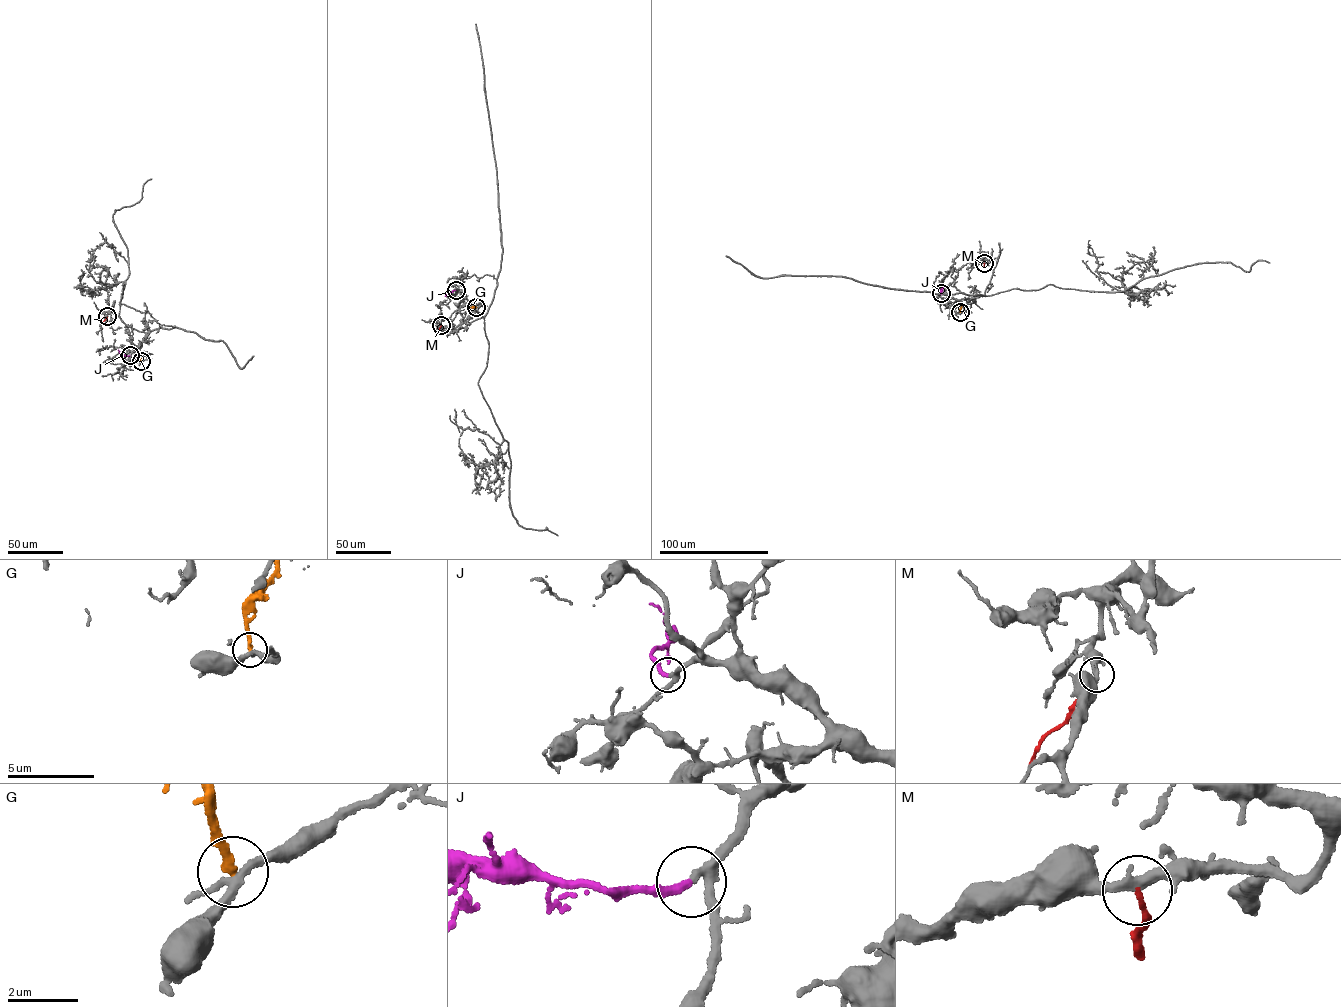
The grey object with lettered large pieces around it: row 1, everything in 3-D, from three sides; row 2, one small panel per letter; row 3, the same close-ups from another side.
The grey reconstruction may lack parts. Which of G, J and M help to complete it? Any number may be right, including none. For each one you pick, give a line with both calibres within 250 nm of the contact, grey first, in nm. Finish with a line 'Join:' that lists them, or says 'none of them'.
J: calibres 240 and 220 nm
Join: J

